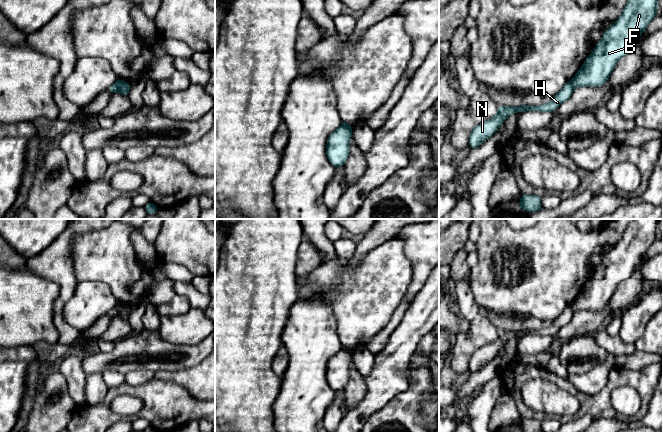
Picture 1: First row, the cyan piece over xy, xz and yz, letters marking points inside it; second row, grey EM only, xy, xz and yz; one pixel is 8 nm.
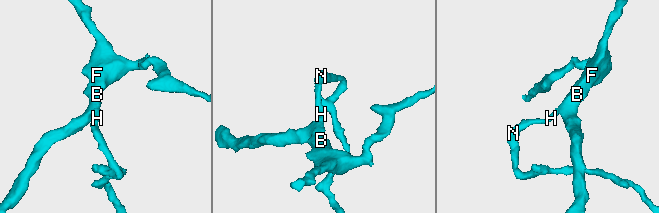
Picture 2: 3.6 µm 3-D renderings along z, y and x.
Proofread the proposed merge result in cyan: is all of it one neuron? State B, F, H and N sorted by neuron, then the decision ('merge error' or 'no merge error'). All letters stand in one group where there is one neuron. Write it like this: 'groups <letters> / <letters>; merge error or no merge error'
groups B F / H N; merge error

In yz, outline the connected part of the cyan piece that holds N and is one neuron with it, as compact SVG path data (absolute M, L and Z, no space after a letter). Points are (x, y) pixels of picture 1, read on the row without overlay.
M567 306L564 311L553 321L553 324L539 330L519 329L519 330L498 330L496 339L475 350L469 361L469 371L471 373L478 372L486 363L490 362L502 349L504 344L518 335L539 335L539 336L554 336L563 326L567 325L573 316L574 312L571 306Z

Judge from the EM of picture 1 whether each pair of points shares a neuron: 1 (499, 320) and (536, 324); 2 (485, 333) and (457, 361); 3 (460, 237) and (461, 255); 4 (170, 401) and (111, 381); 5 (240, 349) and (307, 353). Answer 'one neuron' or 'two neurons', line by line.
1: one neuron
2: one neuron
3: two neurons
4: two neurons
5: two neurons

